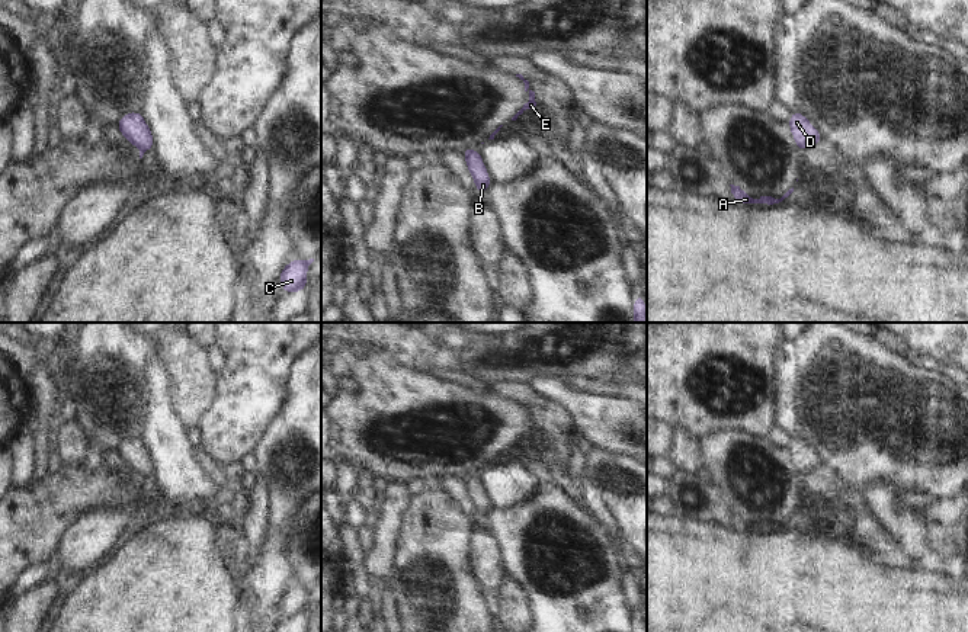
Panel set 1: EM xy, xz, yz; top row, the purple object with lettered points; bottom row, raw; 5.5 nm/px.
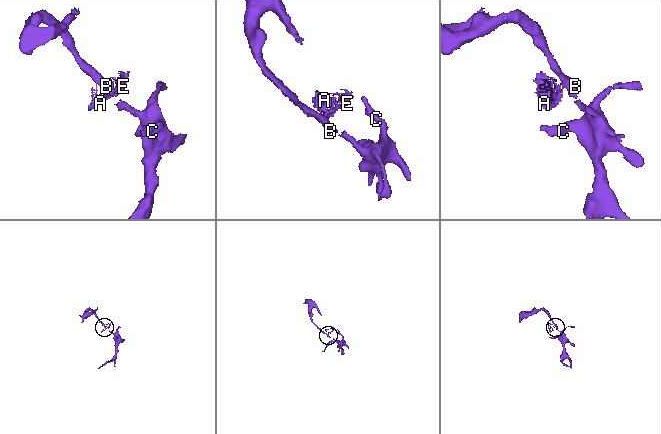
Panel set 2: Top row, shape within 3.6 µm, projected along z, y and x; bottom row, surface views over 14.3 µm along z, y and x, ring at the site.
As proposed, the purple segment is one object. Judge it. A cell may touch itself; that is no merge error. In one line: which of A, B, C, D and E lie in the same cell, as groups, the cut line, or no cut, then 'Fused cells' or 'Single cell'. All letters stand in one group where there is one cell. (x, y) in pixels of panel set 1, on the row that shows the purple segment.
Groups: A E / B C D. Split along xy (140, 148), (144, 151). Fused cells.

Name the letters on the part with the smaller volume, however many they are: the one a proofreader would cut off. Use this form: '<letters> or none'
A, E.

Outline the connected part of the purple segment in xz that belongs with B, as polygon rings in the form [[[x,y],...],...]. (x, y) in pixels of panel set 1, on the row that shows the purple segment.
[[[474,148],[464,150],[462,154],[465,157],[468,171],[474,177],[475,189],[480,193],[484,193],[490,187],[491,180],[483,163],[481,154],[475,151]]]

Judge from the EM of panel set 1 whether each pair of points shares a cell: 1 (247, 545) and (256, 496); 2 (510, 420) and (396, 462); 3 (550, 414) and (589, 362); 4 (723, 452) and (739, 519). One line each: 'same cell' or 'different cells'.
1: same cell
2: same cell
3: different cells
4: same cell

